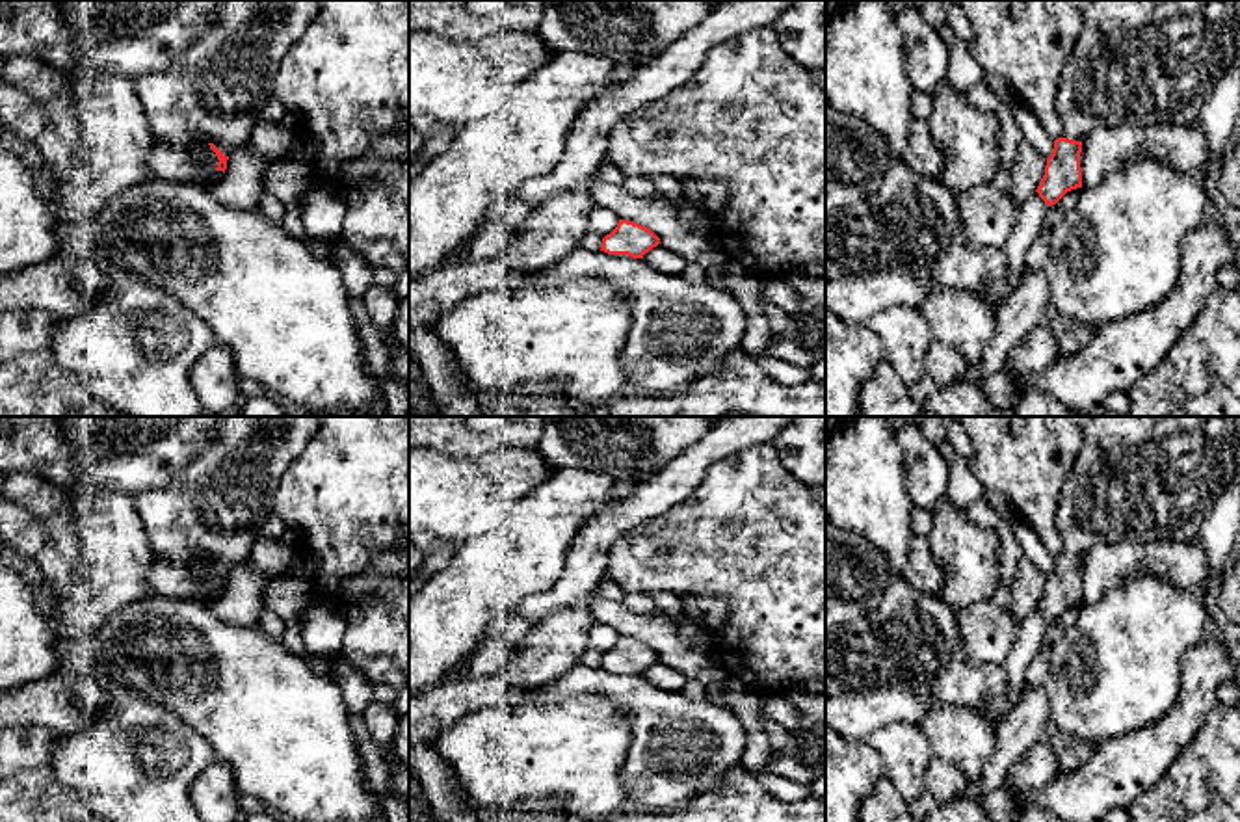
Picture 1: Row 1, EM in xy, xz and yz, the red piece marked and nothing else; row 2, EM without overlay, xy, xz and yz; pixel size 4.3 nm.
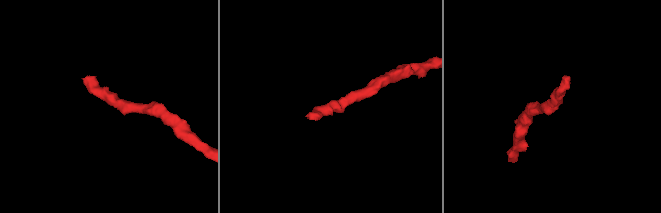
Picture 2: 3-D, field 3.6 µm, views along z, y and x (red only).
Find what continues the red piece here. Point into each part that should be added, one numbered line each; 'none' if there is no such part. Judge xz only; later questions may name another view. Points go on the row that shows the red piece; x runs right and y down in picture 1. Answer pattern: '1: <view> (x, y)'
none

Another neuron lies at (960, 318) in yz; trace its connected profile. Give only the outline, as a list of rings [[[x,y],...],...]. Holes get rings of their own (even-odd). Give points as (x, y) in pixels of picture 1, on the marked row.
[[[935,288],[918,311],[935,340],[959,350],[969,365],[982,361],[996,329],[996,318],[982,298],[969,290]]]

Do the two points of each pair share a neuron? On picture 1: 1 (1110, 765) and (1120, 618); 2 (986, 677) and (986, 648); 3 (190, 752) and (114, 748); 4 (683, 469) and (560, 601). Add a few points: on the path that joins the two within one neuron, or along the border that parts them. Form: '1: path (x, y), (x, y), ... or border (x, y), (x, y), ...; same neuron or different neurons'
1: border (1153, 722), (1097, 744); different neurons
2: border (960, 627), (963, 653), (973, 662), (1001, 664); different neurons
3: path (171, 752), (132, 752); same neuron
4: path (647, 501), (623, 516), (590, 549), (586, 566); same neuron

